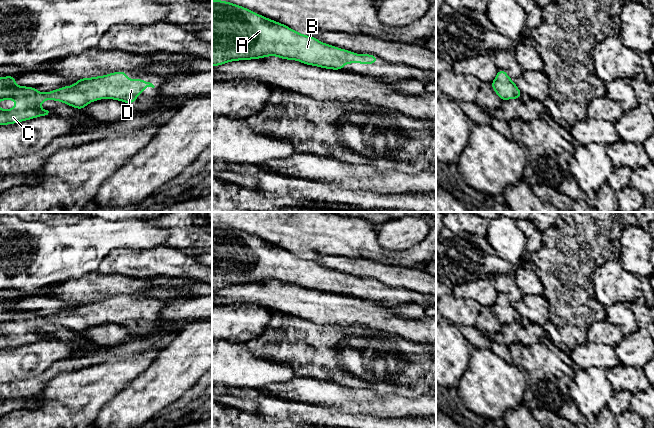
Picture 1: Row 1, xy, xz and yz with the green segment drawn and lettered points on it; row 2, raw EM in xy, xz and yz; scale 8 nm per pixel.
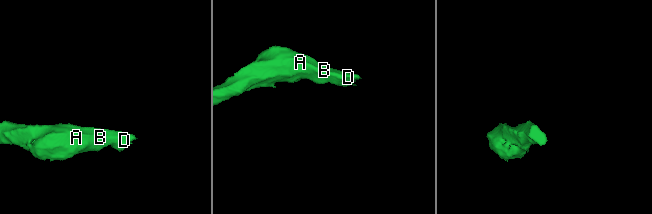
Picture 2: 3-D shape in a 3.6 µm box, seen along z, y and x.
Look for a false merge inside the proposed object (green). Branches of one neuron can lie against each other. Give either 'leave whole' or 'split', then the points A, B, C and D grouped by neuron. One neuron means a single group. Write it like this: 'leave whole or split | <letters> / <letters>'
leave whole | A B C D

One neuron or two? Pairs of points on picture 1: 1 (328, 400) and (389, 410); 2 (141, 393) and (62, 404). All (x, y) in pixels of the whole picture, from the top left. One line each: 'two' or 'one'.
1: one
2: two

